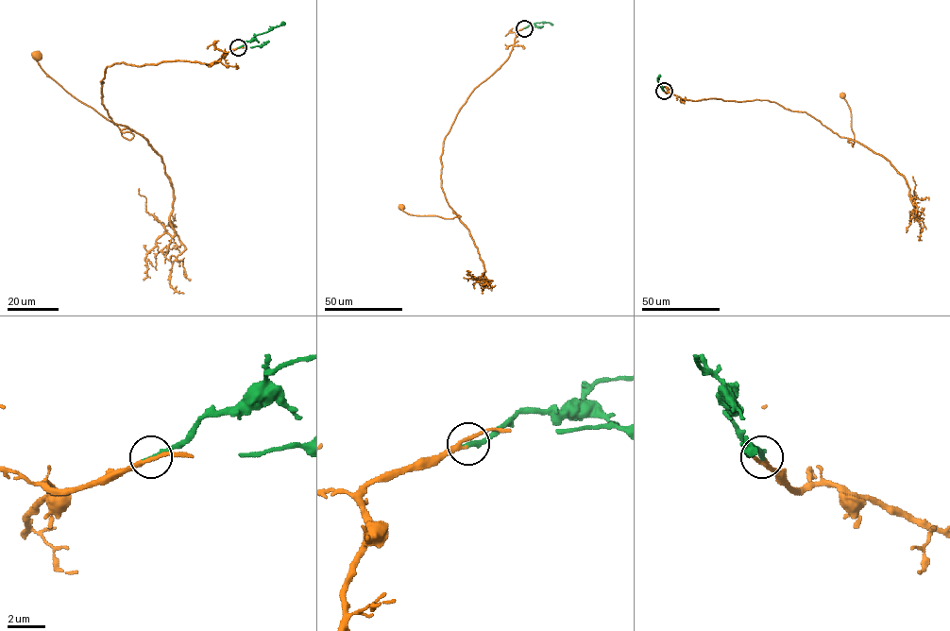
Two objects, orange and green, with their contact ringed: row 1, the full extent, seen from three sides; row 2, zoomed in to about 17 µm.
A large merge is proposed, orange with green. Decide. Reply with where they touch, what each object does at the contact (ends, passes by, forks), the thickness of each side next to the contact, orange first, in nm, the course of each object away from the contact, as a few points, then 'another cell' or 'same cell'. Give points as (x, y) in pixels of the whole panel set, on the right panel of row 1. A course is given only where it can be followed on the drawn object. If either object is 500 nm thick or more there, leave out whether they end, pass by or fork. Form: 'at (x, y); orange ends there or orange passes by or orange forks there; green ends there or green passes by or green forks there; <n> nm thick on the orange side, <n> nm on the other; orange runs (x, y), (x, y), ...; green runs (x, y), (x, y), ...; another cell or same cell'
at (664, 91); orange passes by; green ends there; 180 nm thick on the orange side, 280 nm on the other; orange runs (663, 91), (694, 101), (774, 102), (805, 111), (849, 138), (852, 146), (850, 108), (842, 94); green runs (663, 91), (657, 80), (660, 75); same cell

